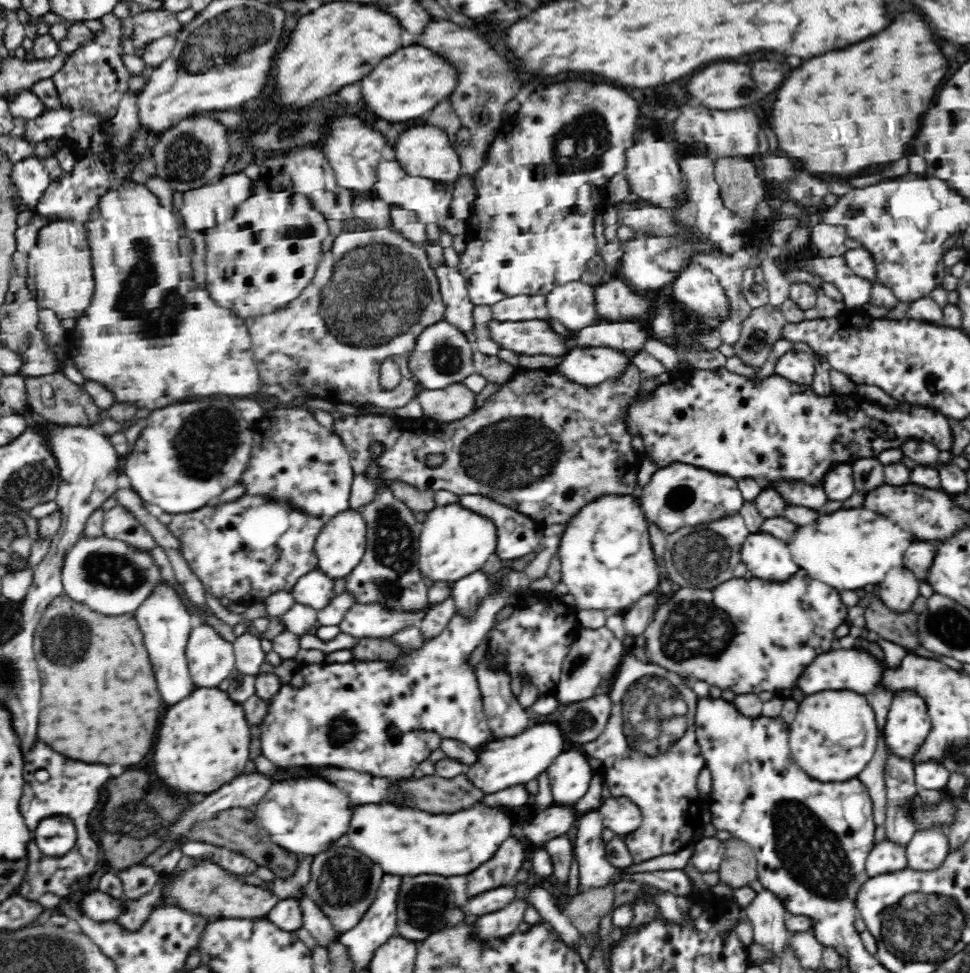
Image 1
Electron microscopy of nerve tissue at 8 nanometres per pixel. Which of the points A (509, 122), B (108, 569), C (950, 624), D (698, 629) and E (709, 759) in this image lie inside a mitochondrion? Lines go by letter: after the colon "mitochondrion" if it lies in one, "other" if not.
A: other
B: mitochondrion
C: mitochondrion
D: mitochondrion
E: other

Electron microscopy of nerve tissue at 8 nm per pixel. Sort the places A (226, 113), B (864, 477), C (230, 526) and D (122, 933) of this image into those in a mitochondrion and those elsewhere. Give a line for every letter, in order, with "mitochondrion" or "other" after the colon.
A: other
B: other
C: other
D: other

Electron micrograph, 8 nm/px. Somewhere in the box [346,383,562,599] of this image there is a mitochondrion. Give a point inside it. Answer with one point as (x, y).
(505, 454)

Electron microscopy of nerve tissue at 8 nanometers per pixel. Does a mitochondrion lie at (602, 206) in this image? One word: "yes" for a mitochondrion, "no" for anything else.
no

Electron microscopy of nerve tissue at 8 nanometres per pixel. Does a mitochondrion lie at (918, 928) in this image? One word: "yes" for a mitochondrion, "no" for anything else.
yes

